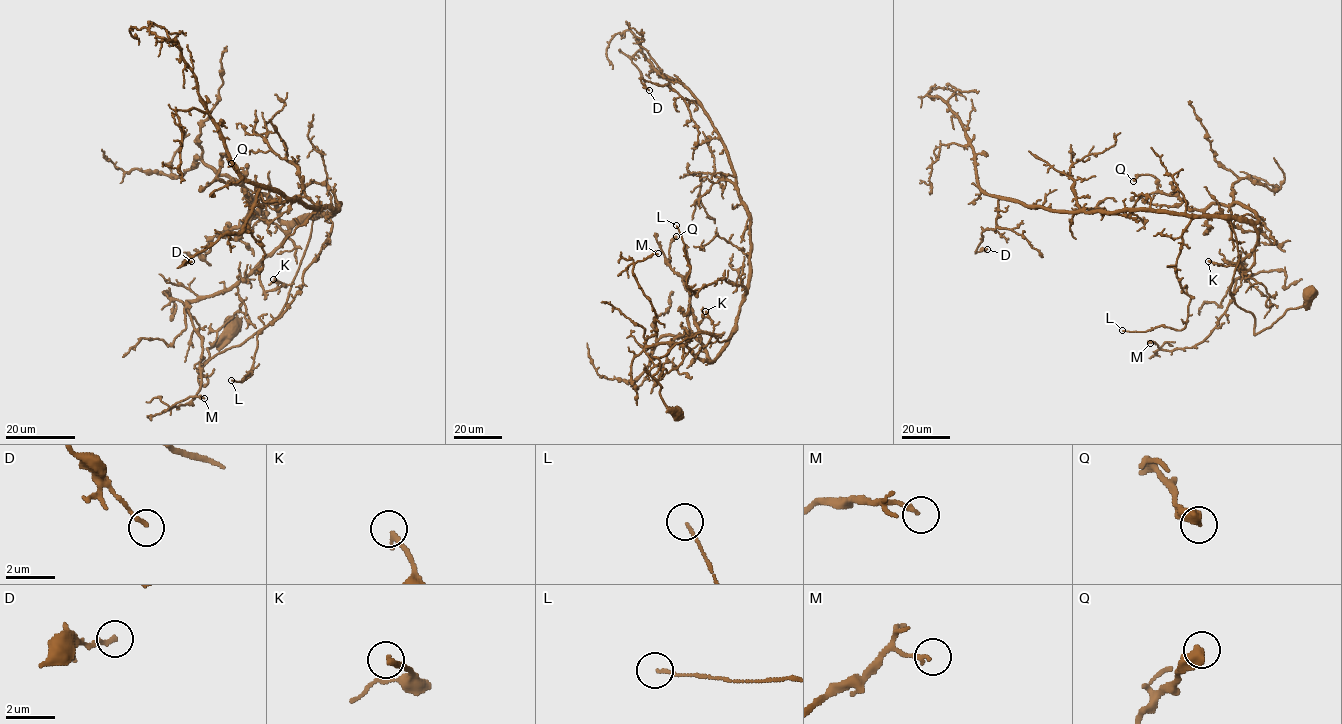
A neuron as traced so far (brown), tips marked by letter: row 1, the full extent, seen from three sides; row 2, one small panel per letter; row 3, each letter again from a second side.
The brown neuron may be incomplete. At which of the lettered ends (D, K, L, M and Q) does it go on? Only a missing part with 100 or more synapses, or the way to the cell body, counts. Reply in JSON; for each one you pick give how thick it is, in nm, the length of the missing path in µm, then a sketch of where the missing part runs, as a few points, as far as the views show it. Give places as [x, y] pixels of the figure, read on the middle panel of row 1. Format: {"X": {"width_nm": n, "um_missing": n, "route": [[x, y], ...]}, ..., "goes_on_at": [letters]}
{"goes_on_at": []}

